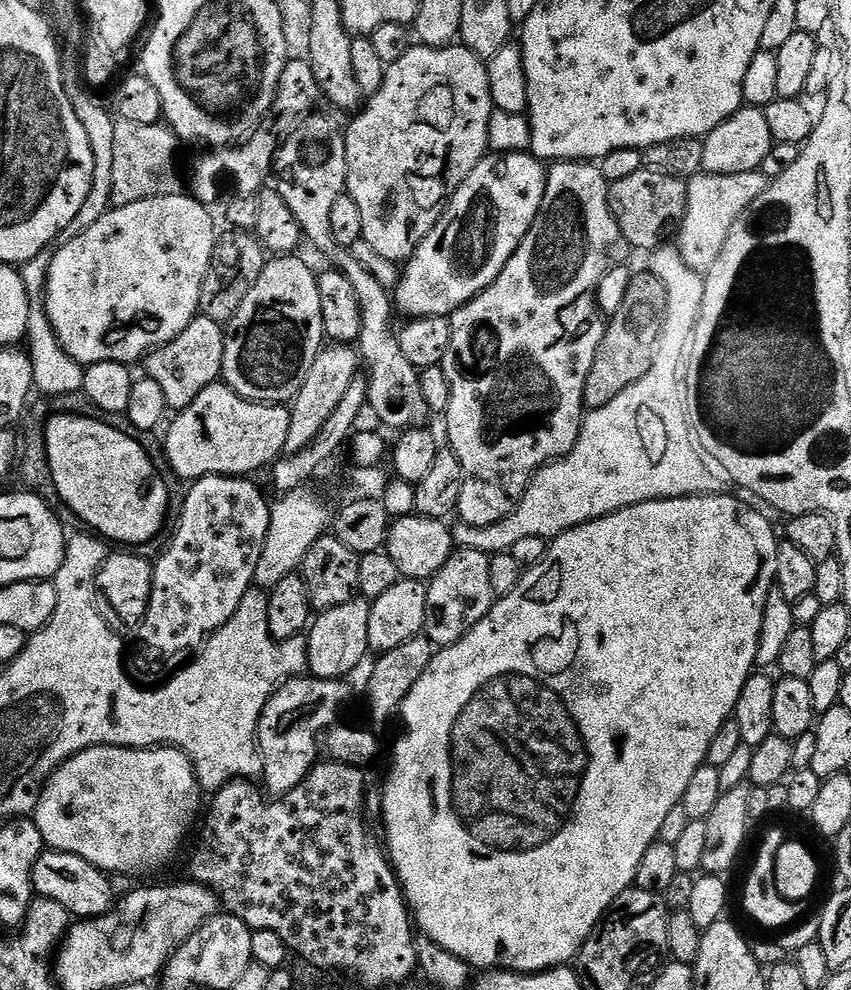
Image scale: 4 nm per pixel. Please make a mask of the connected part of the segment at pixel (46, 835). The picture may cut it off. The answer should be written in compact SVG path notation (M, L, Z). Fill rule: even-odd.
M82 748L52 775L40 793L34 813L36 825L51 851L72 853L106 874L146 876L164 869L176 856L200 808L202 789L192 761L179 748Z

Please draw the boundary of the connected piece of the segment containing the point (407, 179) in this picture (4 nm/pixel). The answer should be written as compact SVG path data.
M413 46L406 54L402 54L402 58L398 58L398 62L385 67L382 90L378 90L378 94L367 97L362 110L353 115L357 116L353 118L352 125L344 132L346 166L348 167L346 195L354 198L354 202L358 202L358 210L362 214L362 239L370 246L374 246L374 250L379 256L387 260L407 262L416 253L416 248L426 236L434 230L434 226L440 221L442 209L456 193L458 186L462 186L462 182L466 182L466 178L474 170L474 166L478 166L478 162L489 155L488 123L492 111L494 109L490 94L490 82L488 81L488 65L472 53L469 48L463 46L449 46L447 48Z

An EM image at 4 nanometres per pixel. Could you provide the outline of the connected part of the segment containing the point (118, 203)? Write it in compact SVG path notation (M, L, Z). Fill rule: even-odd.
M120 118L115 121L111 205L121 208L154 196L179 193L176 175L167 174L174 166L179 137L167 125Z

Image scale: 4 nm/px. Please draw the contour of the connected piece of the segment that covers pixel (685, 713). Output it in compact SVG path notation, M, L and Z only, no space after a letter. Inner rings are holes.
M728 495L683 496L673 500L642 502L623 508L620 512L611 512L609 516L592 520L588 524L579 524L577 528L555 537L548 545L544 560L525 571L524 577L509 596L499 597L486 614L486 618L482 618L482 622L475 624L457 644L451 644L449 648L440 648L433 655L429 668L414 684L413 689L406 694L404 703L400 705L398 720L404 723L404 733L397 738L396 745L392 748L392 765L389 766L388 777L384 780L384 836L388 839L386 856L396 872L396 877L400 880L400 887L404 889L404 898L415 927L442 950L456 955L473 969L535 974L546 972L549 968L571 965L579 957L580 948L588 941L588 936L597 931L598 925L607 916L613 902L625 890L635 885L642 854L646 854L650 845L657 843L662 822L666 822L666 814L670 814L670 810L674 810L674 806L681 803L694 772L706 764L711 742L724 724L733 719L736 703L742 694L742 686L746 686L746 682L757 667L756 655L763 624L763 612L766 610L767 596L777 583L779 543L771 522L762 513L755 512L750 505L743 504L742 501Z

